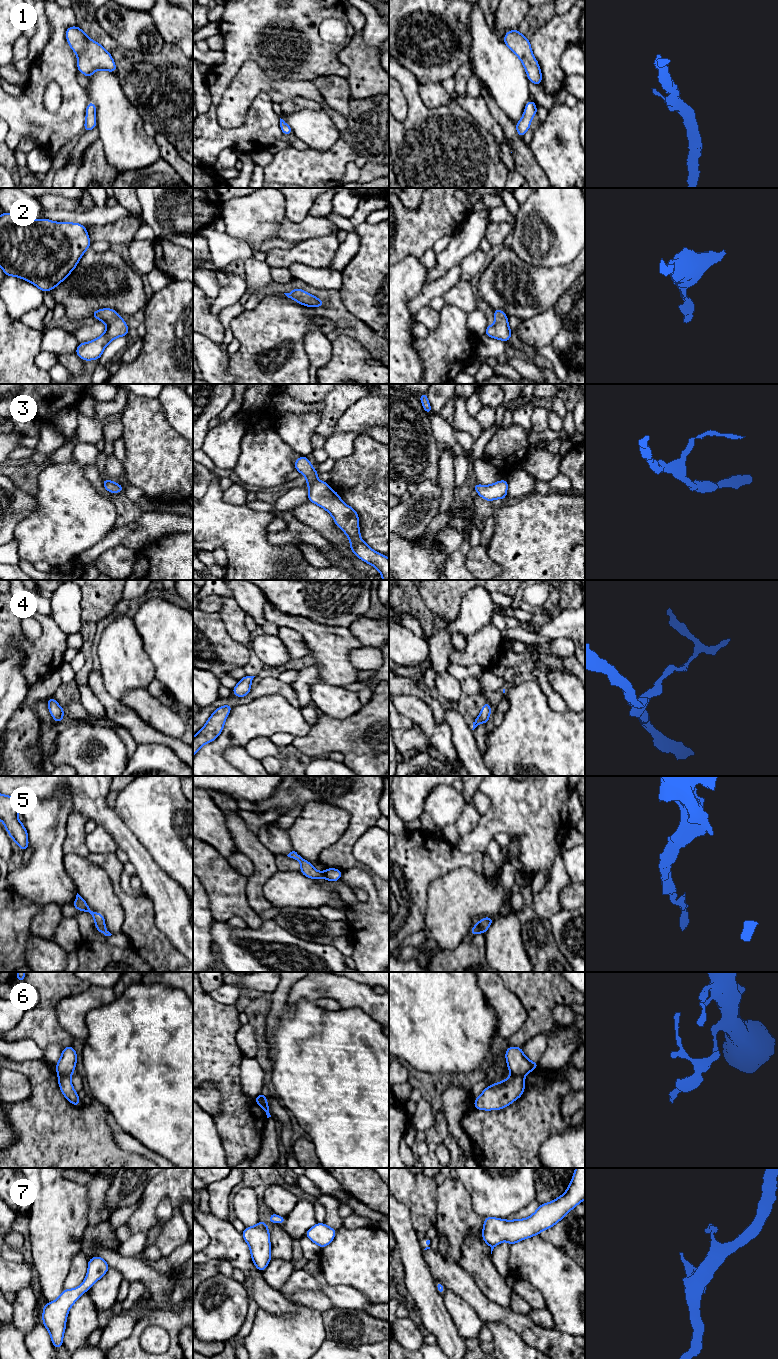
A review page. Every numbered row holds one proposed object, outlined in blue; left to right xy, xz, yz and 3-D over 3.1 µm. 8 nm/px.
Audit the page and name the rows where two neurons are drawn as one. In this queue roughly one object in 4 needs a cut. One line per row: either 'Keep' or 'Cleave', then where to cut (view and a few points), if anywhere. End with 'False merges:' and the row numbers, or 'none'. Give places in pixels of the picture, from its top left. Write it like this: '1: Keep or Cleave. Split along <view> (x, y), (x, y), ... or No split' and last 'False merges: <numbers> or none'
1: Keep. No split
2: Keep. No split
3: Keep. No split
4: Keep. No split
5: Keep. No split
6: Cleave. Split along yz (511, 1074), (523, 1076)
7: Keep. No split
False merges: 6

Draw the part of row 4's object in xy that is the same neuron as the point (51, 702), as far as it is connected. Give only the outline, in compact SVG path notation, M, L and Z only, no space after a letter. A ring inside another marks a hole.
M50 697L47 701L48 709L50 714L56 723L60 723L64 718L64 709L57 703L57 701Z

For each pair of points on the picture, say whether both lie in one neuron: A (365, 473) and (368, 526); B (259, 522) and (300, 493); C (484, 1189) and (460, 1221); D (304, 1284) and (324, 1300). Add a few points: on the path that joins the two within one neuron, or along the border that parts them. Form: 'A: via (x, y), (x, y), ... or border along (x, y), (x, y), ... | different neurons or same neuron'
A: via (368, 486), (368, 513) | same neuron
B: border along (270, 512), (275, 516) | different neurons
C: border along (462, 1184), (470, 1197), (471, 1207), (484, 1217) | different neurons
D: border along (289, 1293), (295, 1290), (321, 1290), (332, 1304) | different neurons

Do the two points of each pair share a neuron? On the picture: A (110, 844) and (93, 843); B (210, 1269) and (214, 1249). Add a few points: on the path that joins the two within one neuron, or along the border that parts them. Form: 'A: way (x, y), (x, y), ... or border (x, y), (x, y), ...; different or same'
A: way (106, 844), (97, 843); same
B: border (217, 1259), (211, 1259), (203, 1263); different

